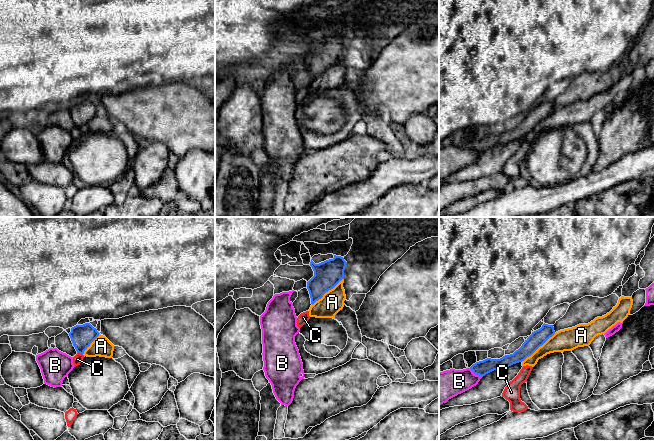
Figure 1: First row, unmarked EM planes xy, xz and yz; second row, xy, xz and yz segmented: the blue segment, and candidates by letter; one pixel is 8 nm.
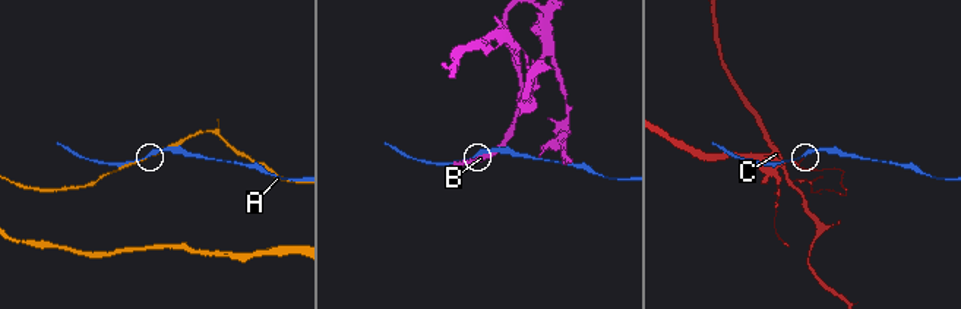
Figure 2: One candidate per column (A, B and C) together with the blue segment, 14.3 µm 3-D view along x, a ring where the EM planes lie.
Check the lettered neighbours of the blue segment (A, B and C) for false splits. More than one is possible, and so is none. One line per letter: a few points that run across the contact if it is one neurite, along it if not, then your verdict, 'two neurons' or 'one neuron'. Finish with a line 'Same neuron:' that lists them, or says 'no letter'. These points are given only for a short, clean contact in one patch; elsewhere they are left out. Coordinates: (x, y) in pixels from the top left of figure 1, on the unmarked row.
A: two neurons
B: two neurons
C: xy (77, 128), (82, 130) | two neurons
Same neuron: no letter

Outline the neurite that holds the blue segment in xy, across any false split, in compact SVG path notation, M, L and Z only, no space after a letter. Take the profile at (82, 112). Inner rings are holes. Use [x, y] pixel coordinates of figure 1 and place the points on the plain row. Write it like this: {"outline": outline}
{"outline": "M90 99L76 101L71 104L69 112L77 129L84 130L84 127L99 112L99 108Z"}

